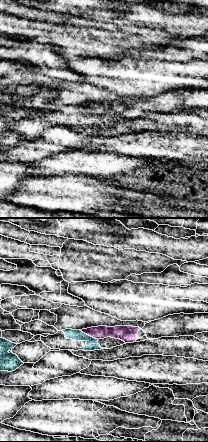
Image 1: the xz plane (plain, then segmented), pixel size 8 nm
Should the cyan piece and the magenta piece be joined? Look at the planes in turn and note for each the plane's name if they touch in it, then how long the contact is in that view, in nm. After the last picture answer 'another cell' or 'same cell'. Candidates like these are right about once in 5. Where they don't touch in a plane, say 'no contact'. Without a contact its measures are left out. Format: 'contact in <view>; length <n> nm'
contact in xz; length 180 nm

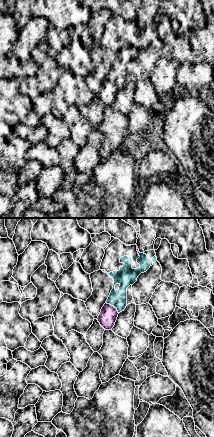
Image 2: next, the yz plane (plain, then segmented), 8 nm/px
contact in yz; length 140 nm

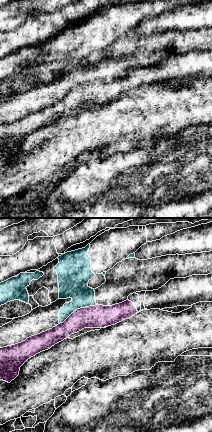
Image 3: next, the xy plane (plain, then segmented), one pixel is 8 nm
contact in xy; length 360 nm

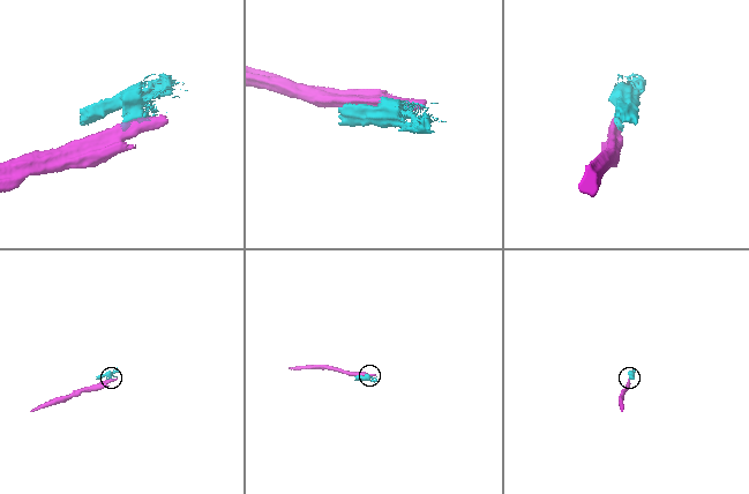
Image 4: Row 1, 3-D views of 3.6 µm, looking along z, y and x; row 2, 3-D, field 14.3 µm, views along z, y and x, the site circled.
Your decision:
another cell

